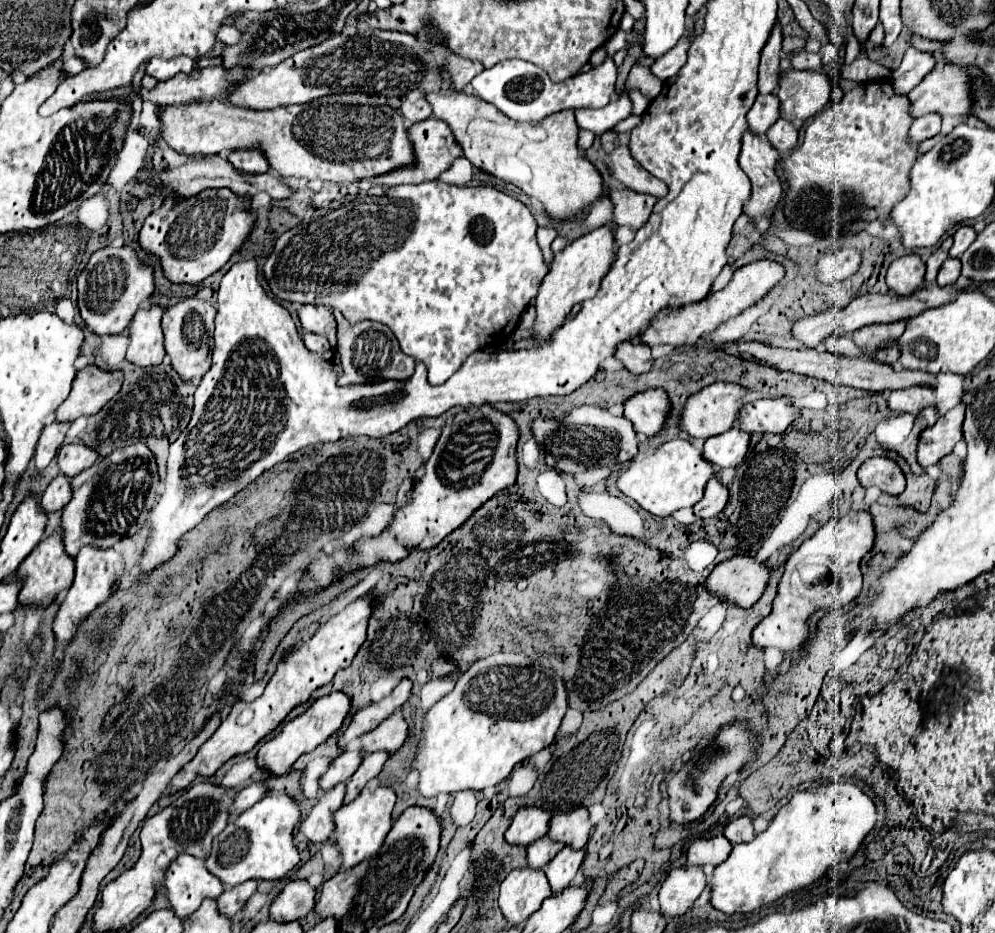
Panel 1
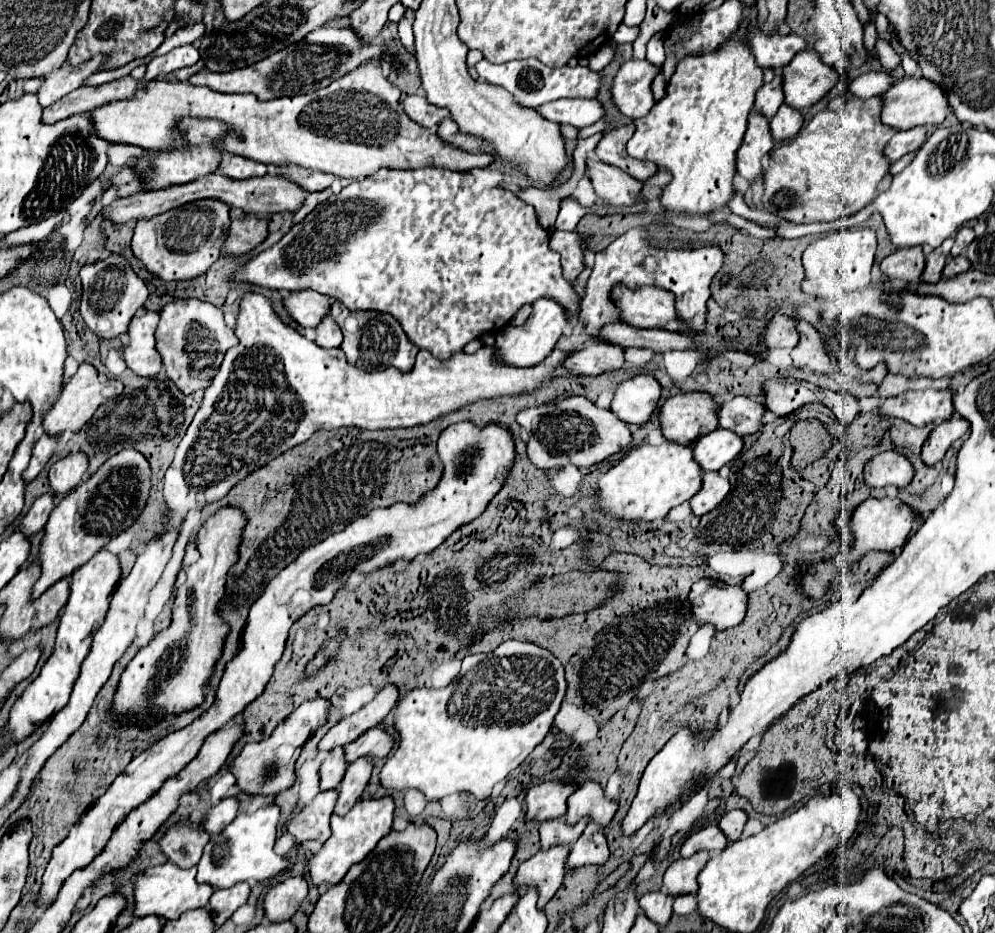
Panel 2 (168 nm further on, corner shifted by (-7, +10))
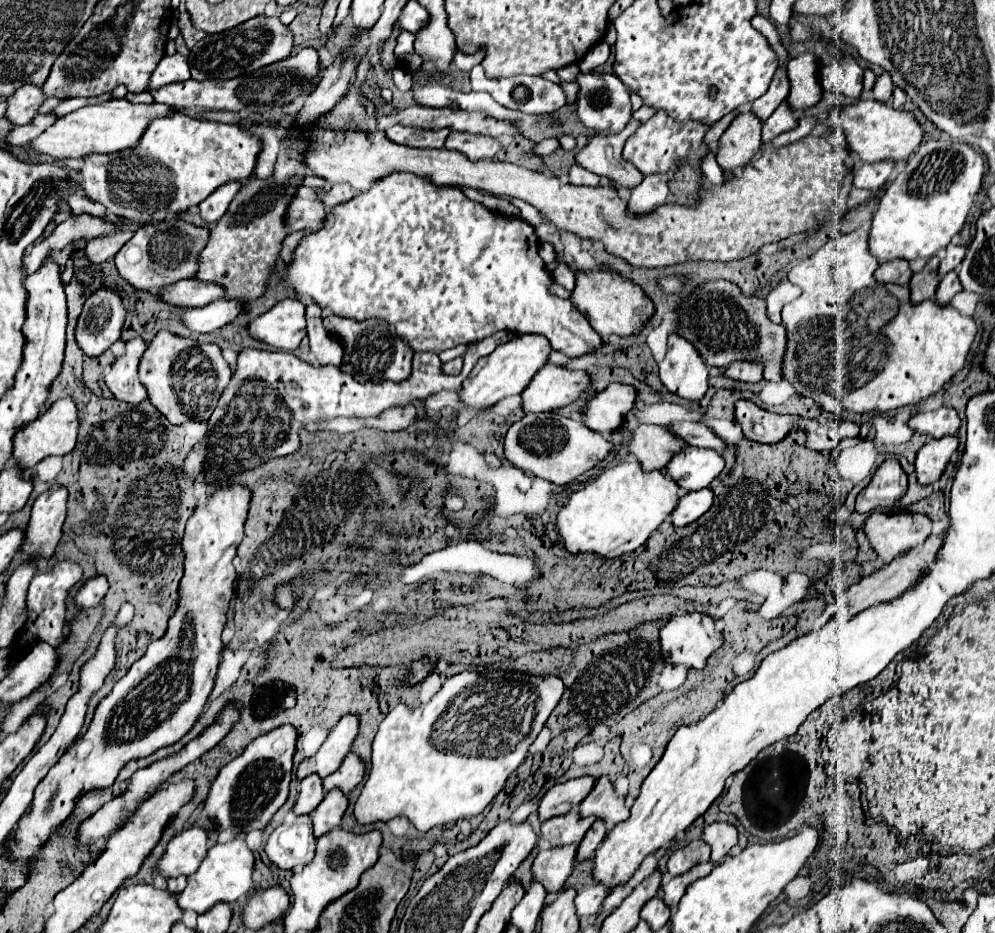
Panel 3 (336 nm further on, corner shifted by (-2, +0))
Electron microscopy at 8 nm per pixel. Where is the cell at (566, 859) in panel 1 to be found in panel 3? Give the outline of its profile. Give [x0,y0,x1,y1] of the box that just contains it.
[576,820,606,862]

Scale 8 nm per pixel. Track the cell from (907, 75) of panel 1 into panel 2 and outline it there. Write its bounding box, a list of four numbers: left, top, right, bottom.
[847,72,893,98]

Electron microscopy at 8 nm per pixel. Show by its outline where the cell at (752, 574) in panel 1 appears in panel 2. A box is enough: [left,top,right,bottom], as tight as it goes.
[689,580,747,632]

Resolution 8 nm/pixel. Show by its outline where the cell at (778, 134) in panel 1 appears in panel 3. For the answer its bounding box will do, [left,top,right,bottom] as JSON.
[762,102,798,144]

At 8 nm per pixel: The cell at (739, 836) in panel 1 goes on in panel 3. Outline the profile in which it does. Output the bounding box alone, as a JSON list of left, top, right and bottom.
[704,822,738,862]

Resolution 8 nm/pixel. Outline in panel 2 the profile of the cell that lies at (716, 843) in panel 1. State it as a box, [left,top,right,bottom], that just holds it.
[681,826,729,858]

